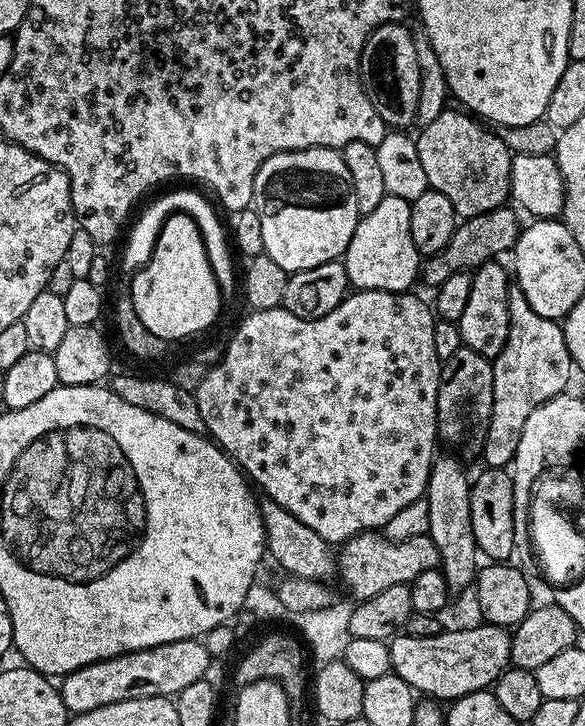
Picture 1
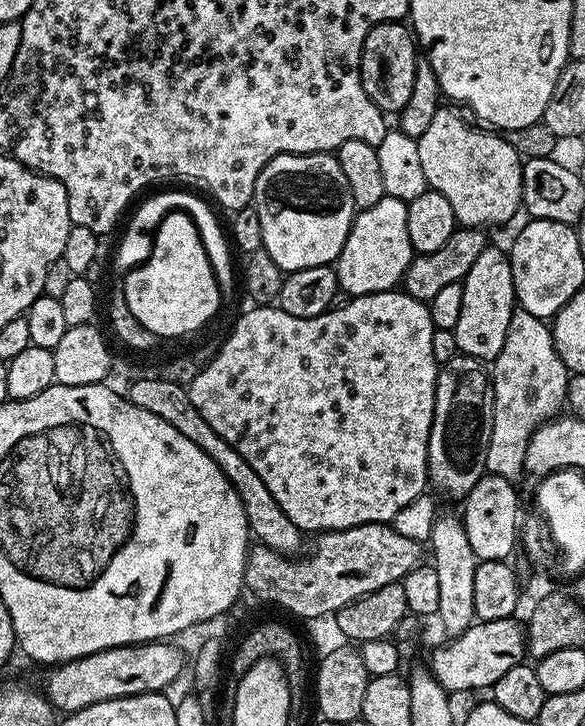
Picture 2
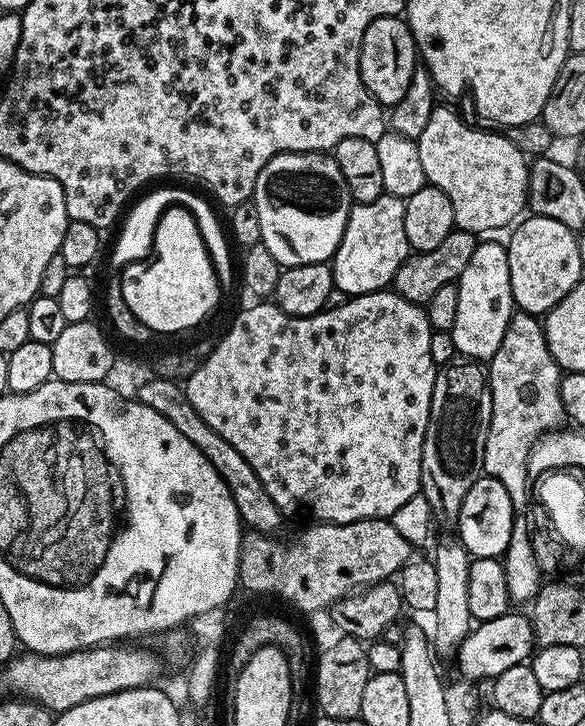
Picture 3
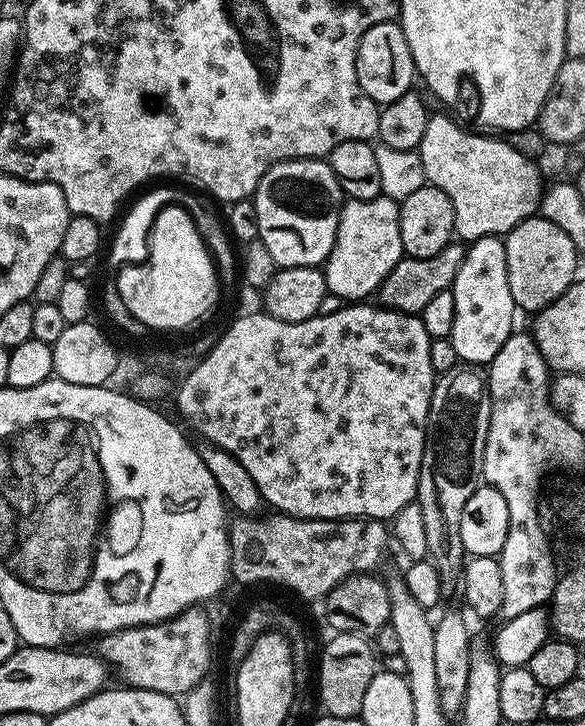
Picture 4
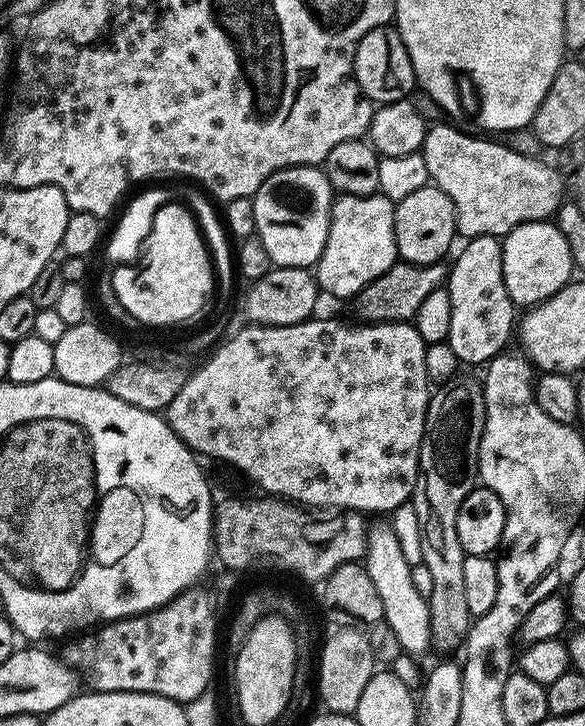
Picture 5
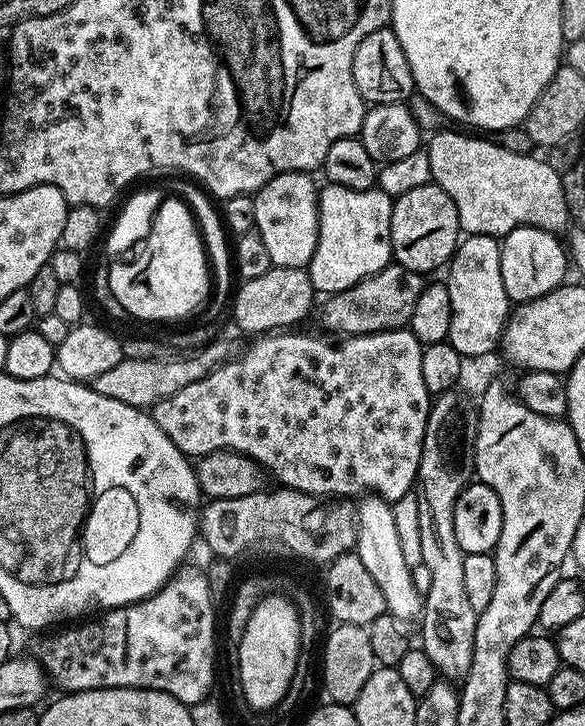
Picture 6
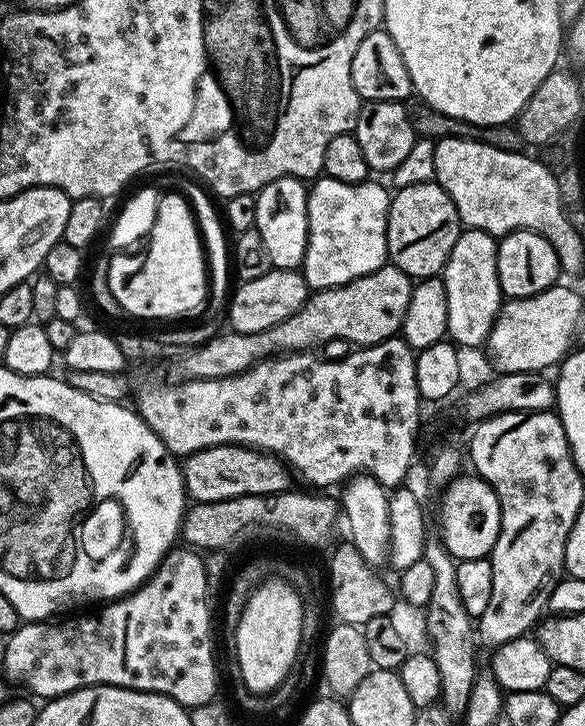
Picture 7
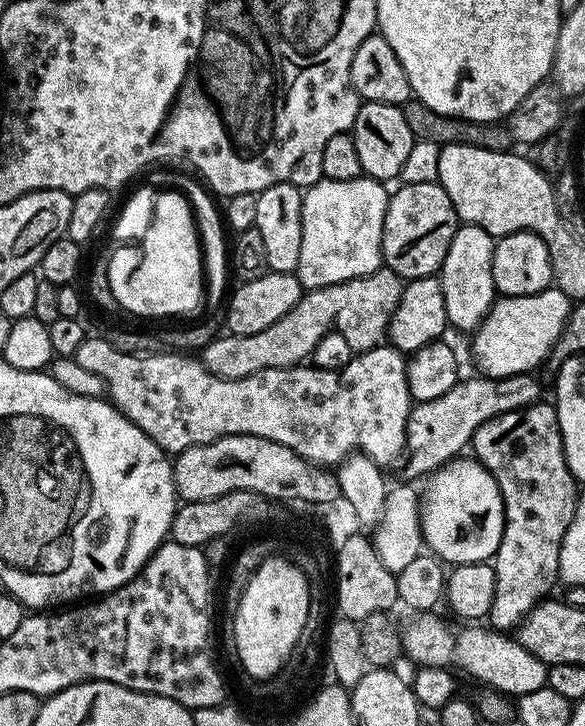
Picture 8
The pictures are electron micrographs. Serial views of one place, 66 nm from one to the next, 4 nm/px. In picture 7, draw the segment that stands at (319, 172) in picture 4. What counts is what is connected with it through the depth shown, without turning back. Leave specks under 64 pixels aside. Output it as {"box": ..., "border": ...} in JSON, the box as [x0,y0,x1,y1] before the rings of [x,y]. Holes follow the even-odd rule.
{"box":[255,176,308,269],"border":[[[293,176],[278,178],[255,193],[255,197],[255,228],[262,234],[273,268],[299,269],[308,245],[308,188],[305,181],[295,180]]]}

